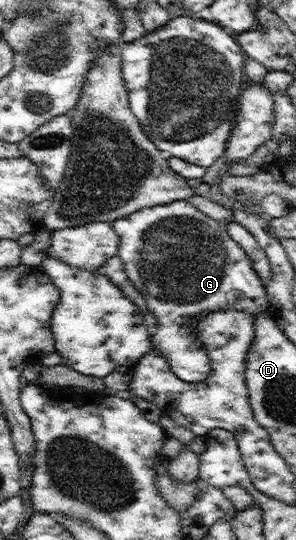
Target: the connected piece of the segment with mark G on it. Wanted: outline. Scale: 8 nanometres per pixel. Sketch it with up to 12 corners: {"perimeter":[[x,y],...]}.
{"perimeter":[[188,200],[111,224],[177,378],[210,375],[196,318],[268,312],[223,225]]}

